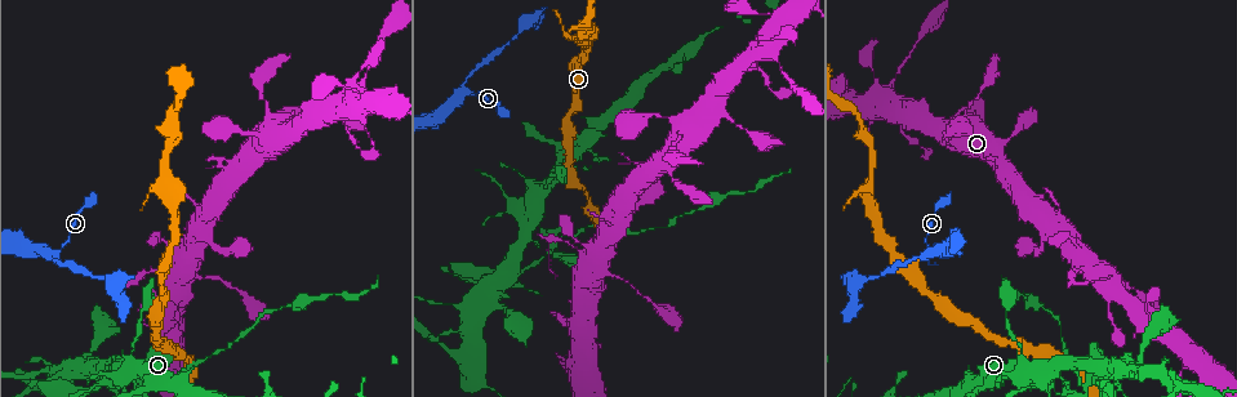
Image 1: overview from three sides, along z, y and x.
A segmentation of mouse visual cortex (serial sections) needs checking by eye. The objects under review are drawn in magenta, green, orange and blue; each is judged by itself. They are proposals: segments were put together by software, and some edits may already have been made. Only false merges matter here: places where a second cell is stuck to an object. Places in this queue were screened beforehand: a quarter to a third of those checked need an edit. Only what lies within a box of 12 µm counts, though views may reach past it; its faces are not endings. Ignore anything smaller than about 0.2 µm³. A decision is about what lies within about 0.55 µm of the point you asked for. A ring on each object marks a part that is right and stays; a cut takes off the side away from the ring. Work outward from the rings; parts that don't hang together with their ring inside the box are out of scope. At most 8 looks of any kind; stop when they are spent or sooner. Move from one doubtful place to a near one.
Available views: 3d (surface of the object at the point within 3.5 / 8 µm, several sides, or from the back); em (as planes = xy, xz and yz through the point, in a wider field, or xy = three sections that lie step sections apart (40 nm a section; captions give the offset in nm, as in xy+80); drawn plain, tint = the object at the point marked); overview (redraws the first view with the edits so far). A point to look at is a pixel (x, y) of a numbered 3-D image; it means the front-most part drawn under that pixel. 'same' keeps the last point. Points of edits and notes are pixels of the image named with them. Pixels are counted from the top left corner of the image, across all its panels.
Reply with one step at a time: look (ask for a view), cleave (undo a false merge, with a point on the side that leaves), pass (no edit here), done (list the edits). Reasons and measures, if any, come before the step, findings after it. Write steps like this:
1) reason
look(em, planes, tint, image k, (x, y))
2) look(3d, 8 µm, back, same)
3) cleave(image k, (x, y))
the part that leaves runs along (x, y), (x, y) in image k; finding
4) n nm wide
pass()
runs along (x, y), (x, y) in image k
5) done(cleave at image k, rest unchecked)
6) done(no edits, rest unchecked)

thin arm on a thick one
look(3d, 3.5 µm, image 1, (1045, 378))

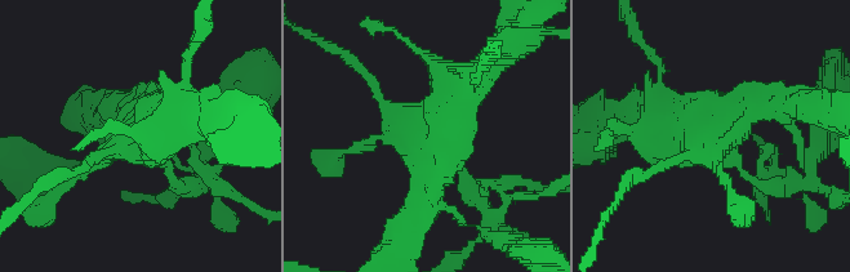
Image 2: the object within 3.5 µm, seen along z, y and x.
look(em, xy, step 1, tint, image 2, (706, 142))

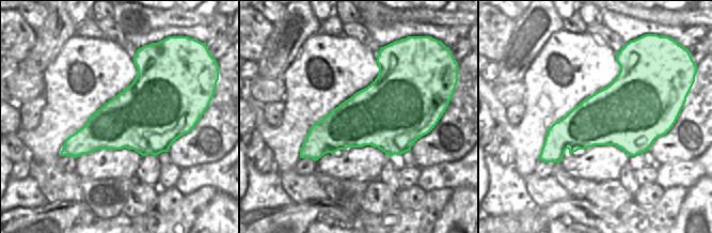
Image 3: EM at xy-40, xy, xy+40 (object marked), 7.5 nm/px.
cleave(image 2, (163, 197))
the part that leaves runs along (167, 168), (178, 187), (199, 183), (203, 155) in image 2; two cells meet here

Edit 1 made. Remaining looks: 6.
look(overview)

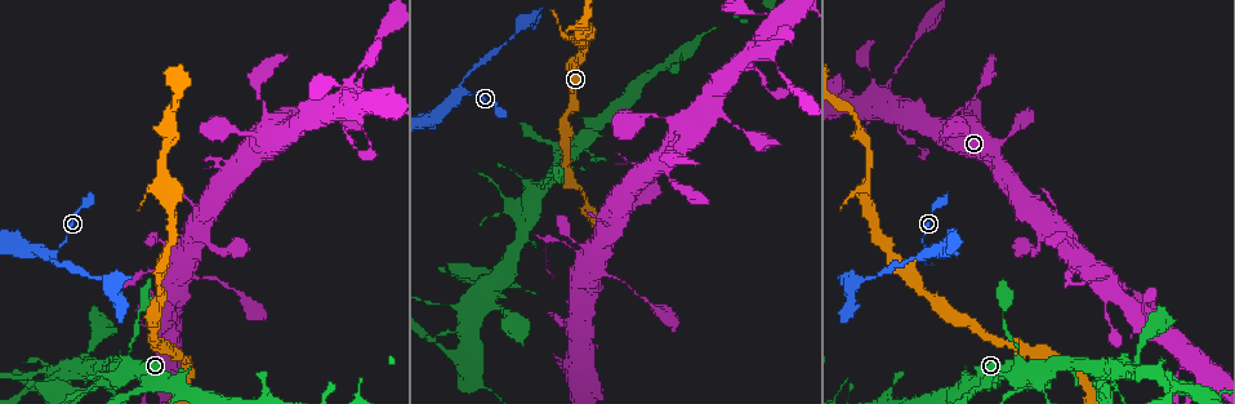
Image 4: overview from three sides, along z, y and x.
thick turns thin
look(3d, 8 µm, image 4, (91, 370))

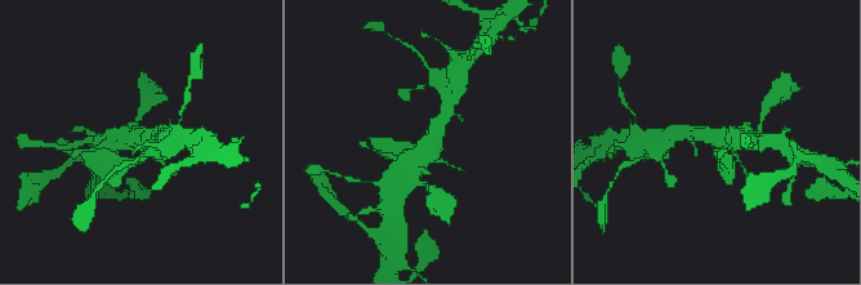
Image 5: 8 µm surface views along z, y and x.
4 arms; arms of 150, 150, 350, 600 nm
look(em, xy, step 5, tint, image 5, (139, 139))

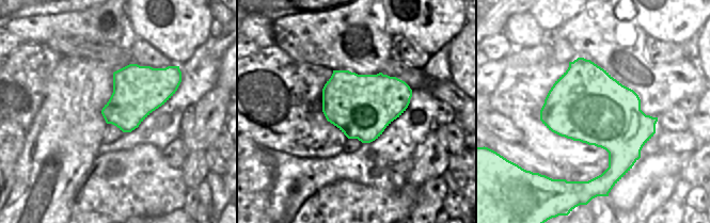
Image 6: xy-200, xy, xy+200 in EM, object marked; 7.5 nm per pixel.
480 nm wide
pass()
runs along (447, 114), (405, 174) in image 5; continuous, no second cell

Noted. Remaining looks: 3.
sudden change in width
look(3d, 8 µm, image 4, (861, 197))

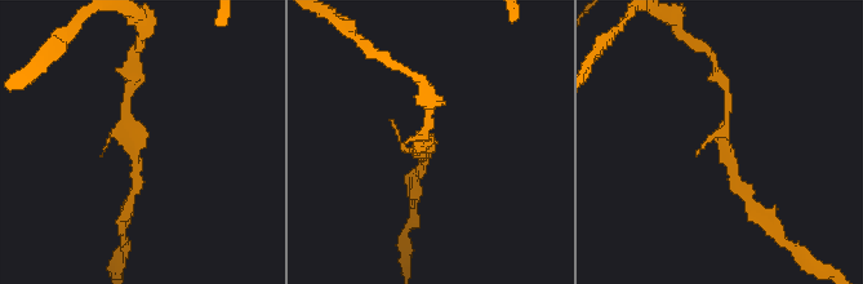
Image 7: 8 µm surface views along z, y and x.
zoom in
look(3d, 3.5 µm, image 7, (723, 144))

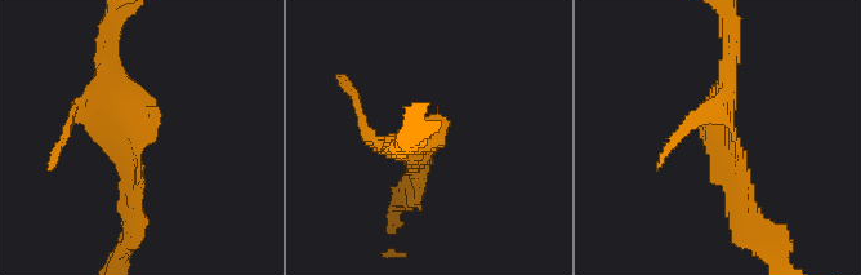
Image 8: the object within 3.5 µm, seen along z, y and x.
look(em, xy, step 1, tint, image 8, (719, 134))

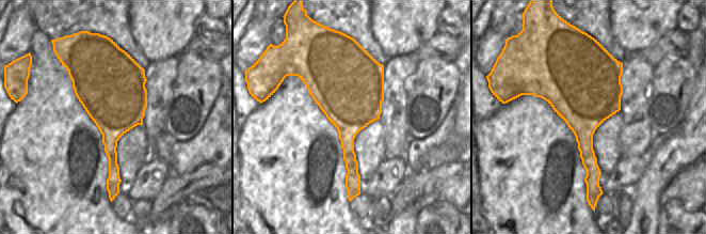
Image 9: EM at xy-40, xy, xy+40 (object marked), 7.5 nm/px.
pass()
runs along (137, 217), (137, 114), (108, 54) in image 8; one cell here

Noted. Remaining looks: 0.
done(cleave at image 2, rest unchecked)

